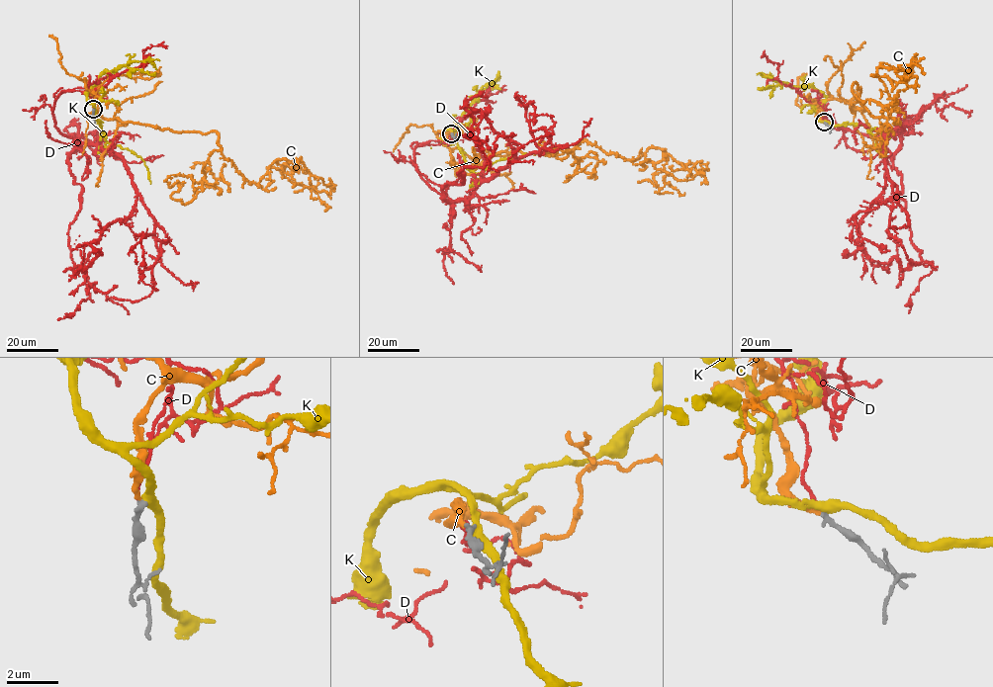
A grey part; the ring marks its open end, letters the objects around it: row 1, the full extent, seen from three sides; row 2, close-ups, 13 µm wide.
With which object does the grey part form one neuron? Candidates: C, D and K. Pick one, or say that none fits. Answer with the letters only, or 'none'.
C

